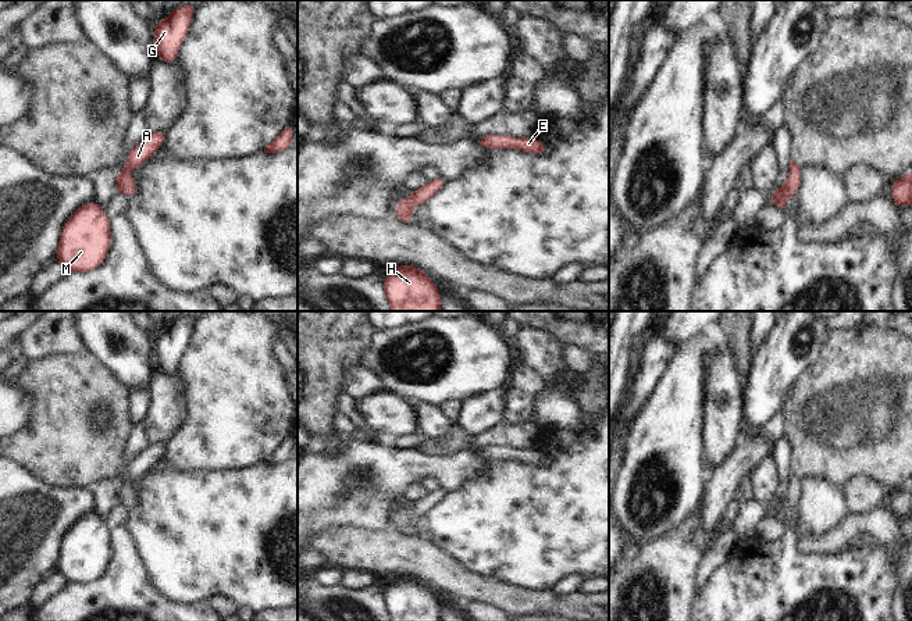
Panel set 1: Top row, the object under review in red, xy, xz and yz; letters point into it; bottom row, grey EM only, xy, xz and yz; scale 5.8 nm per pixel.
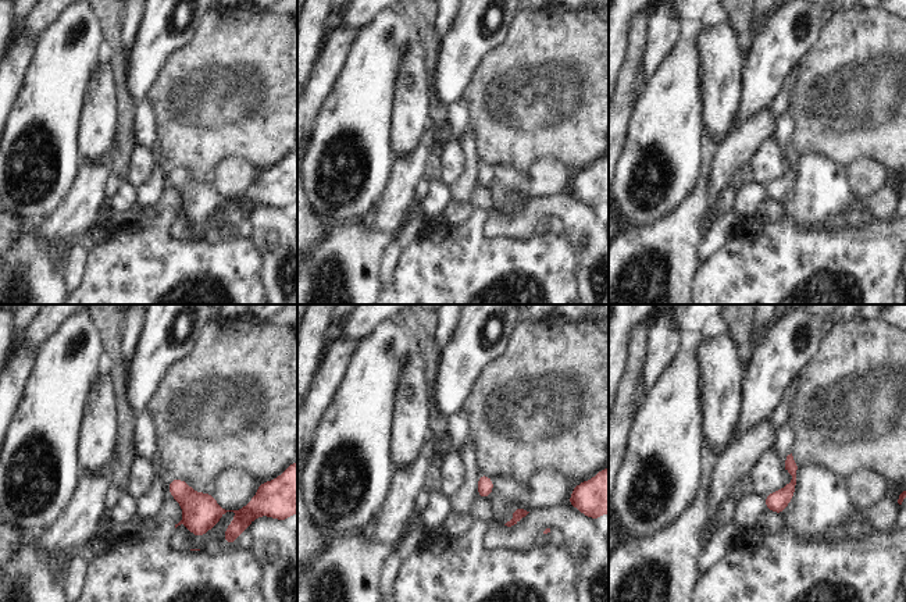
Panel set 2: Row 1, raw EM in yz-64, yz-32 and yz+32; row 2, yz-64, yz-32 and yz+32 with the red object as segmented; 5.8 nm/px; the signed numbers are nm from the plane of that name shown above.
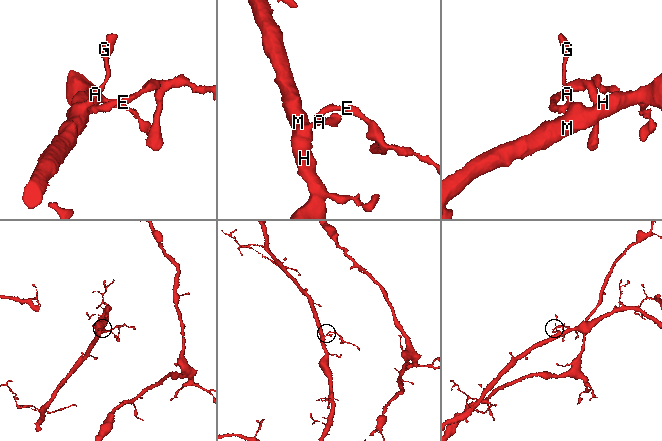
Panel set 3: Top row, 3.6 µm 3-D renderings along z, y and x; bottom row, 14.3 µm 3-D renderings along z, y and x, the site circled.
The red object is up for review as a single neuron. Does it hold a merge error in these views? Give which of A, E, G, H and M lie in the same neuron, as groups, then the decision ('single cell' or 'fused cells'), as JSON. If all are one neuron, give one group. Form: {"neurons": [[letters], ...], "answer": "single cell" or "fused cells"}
{"neurons": [["A", "E", "G", "H", "M"]], "answer": "single cell"}

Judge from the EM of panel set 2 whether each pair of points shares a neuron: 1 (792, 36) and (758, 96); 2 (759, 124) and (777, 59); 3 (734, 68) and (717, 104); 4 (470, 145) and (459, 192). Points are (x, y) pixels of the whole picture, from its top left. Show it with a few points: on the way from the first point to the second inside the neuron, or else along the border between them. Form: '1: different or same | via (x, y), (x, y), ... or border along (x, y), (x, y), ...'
1: same | via (777, 52), (766, 66), (763, 81)
2: different | border along (764, 107), (737, 128)
3: same | via (726, 77), (721, 81), (721, 96)
4: same | via (471, 156), (471, 170), (467, 181)

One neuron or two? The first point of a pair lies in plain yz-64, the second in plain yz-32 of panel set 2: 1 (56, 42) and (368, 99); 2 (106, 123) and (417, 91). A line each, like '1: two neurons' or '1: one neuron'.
1: one neuron
2: one neuron

